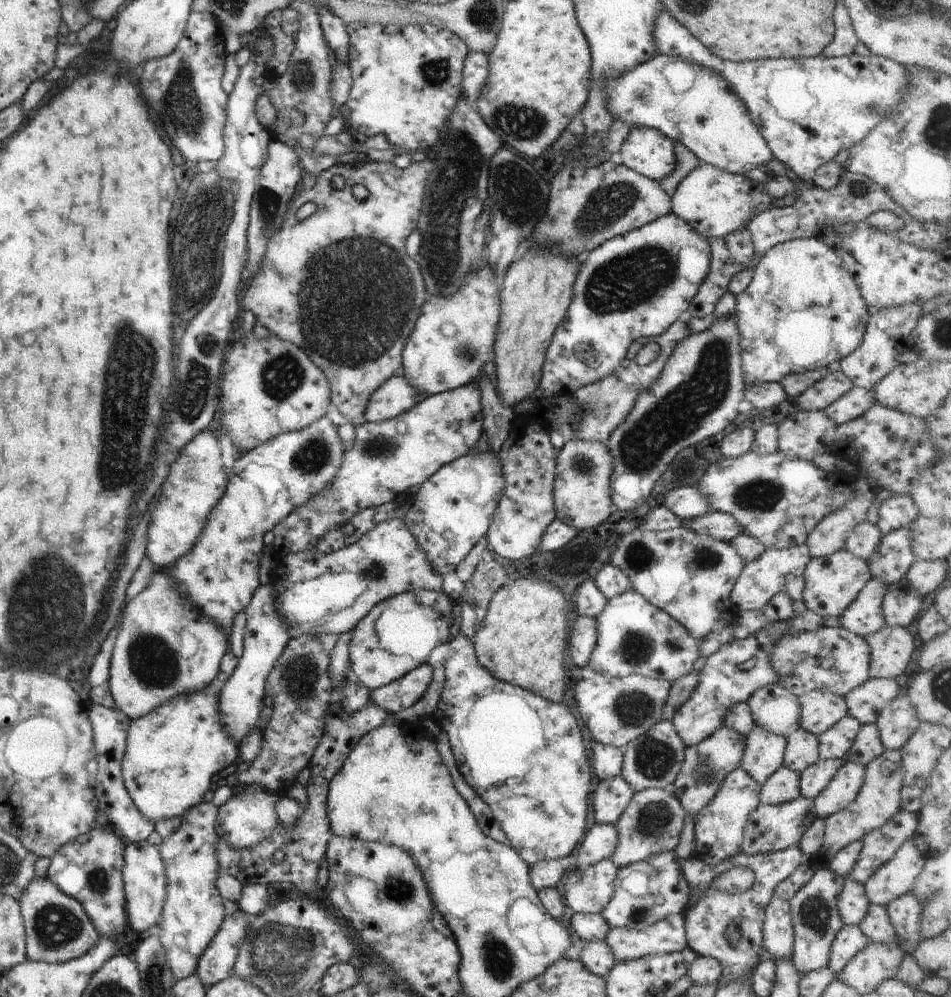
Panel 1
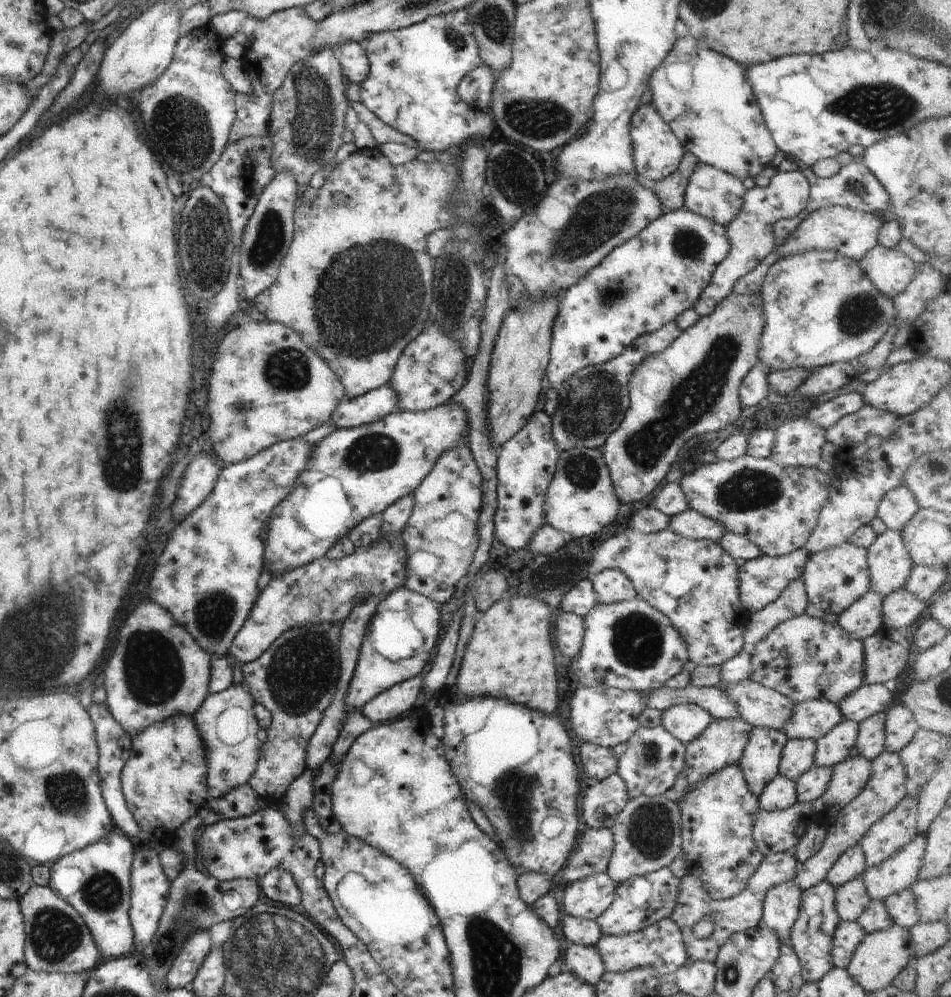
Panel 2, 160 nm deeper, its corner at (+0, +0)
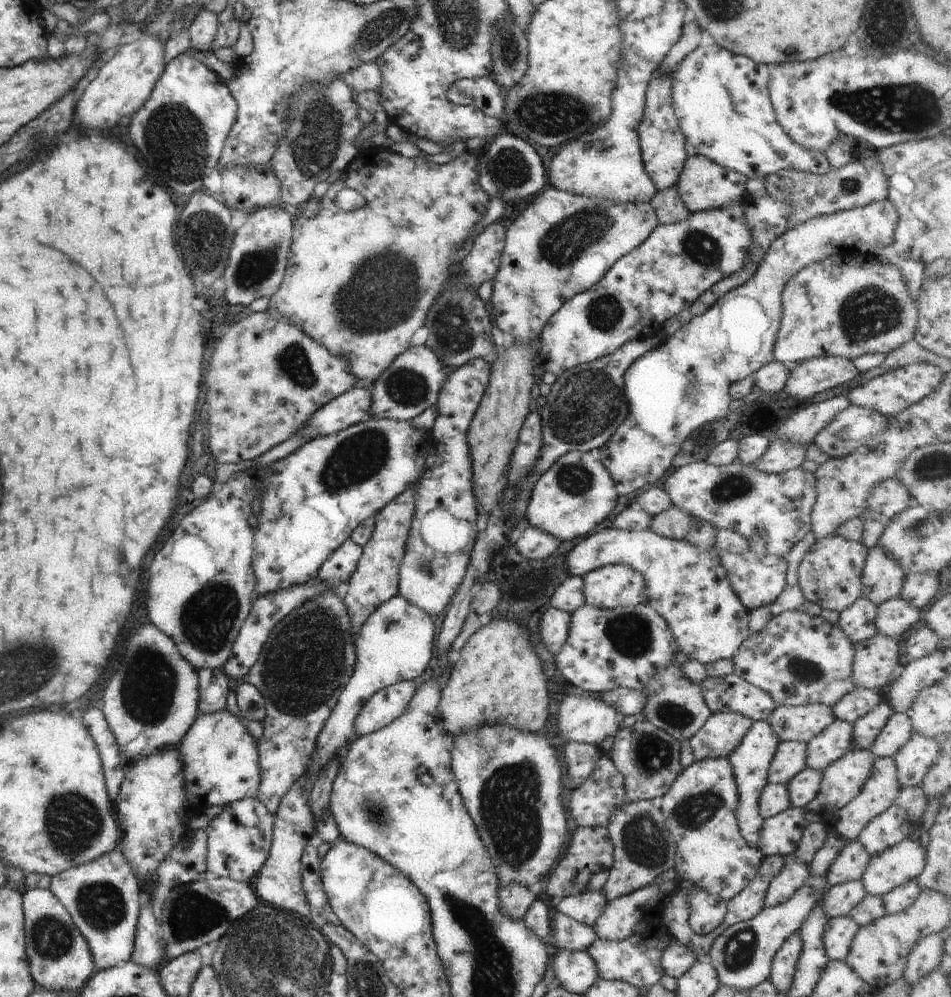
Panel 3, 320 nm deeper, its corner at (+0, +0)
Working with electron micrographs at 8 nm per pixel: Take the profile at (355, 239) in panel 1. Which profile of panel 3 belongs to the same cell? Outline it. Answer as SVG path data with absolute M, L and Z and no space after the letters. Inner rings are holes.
M376 146L360 152L350 166L344 170L344 173L347 174L347 179L329 184L328 190L320 198L321 207L316 218L307 219L300 213L296 213L293 223L293 241L285 266L284 278L276 294L270 297L270 307L274 307L287 322L298 326L312 340L326 348L330 354L343 358L352 366L351 373L354 373L357 380L371 380L374 382L399 354L409 349L412 335L418 328L422 328L425 325L426 314L430 310L430 306L434 304L436 298L440 295L442 285L455 271L459 261L456 258L462 257L461 253L465 249L464 244L473 236L475 227L482 220L483 214L487 210L489 195L482 189L479 183L480 176L478 175L478 166L482 159L481 153L467 149L456 159L444 164L444 166L438 166L432 161L428 162L426 157L406 158L392 150ZM344 187L350 187L352 190L360 192L365 198L365 205L351 211L343 211L336 206L334 198Z

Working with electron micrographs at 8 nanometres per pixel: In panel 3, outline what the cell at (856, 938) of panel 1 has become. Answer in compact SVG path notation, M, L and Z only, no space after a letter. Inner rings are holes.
M850 916L830 917L822 940L829 960L842 962L849 953L852 939L859 924Z

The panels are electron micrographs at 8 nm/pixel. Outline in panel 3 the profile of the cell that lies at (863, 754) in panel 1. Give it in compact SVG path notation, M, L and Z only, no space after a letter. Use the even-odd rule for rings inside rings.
M886 699L881 700L868 714L861 716L853 722L853 742L855 747L868 749L874 739L886 726L887 720L892 716L893 708Z

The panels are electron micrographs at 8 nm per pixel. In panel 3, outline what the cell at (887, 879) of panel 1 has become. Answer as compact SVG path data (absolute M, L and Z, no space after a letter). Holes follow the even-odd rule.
M918 832L882 854L874 855L861 878L867 894L881 897L897 886L915 881L924 870L926 855Z

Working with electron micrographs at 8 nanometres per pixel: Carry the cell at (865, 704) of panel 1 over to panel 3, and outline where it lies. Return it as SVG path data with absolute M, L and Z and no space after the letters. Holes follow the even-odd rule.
M856 687L831 707L836 719L853 723L861 716L868 714L884 699L884 691L878 692Z

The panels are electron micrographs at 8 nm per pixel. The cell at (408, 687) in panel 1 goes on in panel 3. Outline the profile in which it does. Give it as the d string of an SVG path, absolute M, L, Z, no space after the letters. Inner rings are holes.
M402 681L375 692L363 702L358 716L354 719L353 737L369 735L395 721L407 709L415 690L414 681Z

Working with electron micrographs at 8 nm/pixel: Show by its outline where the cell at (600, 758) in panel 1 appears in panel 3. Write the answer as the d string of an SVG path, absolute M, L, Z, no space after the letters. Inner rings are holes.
M572 741L566 743L562 756L566 764L567 786L574 788L583 783L595 769L595 764L599 761L600 749L593 744Z

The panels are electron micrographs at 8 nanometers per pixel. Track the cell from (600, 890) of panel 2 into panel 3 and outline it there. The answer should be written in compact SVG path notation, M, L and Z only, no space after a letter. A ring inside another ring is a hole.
M586 891L556 901L558 913L591 927L598 920L606 905L607 900L601 891Z

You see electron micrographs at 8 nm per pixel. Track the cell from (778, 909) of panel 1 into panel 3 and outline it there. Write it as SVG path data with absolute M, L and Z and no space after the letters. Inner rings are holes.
M794 857L793 862L784 863L780 872L772 879L766 891L764 902L766 907L773 907L794 896L795 890L804 884L811 873L809 865Z

